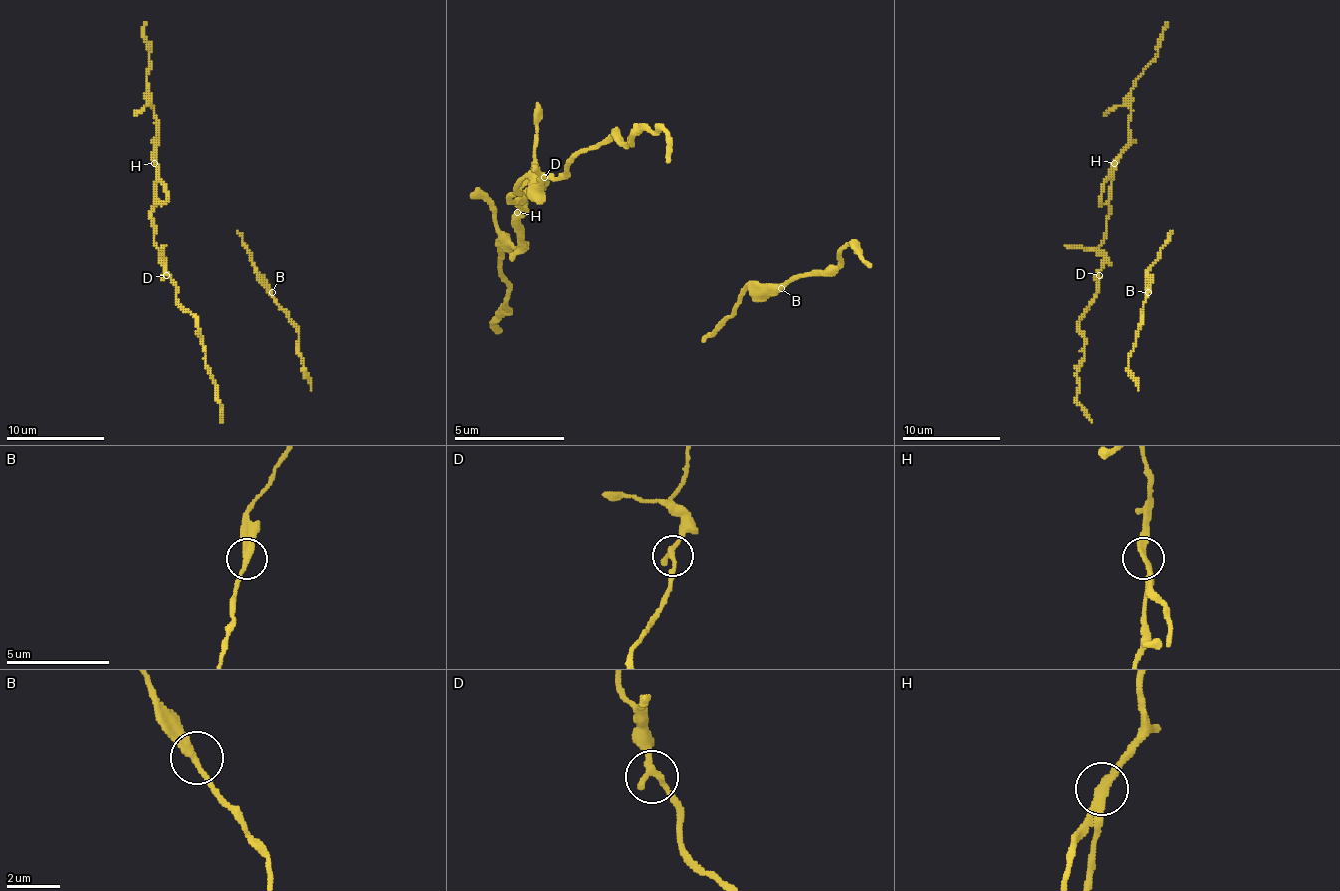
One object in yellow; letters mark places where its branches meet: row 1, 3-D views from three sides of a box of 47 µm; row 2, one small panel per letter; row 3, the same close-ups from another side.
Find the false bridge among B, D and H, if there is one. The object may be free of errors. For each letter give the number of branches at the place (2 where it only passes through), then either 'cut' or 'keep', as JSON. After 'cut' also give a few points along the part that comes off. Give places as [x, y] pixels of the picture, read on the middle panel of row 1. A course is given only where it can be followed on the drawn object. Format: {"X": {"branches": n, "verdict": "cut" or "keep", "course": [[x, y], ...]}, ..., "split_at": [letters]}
{"B": {"branches": 2, "verdict": "keep"}, "D": {"branches": 2, "verdict": "keep"}, "H": {"branches": 2, "verdict": "cut", "course": [[516, 210], [544, 183], [544, 177]]}, "split_at": ["H"]}

